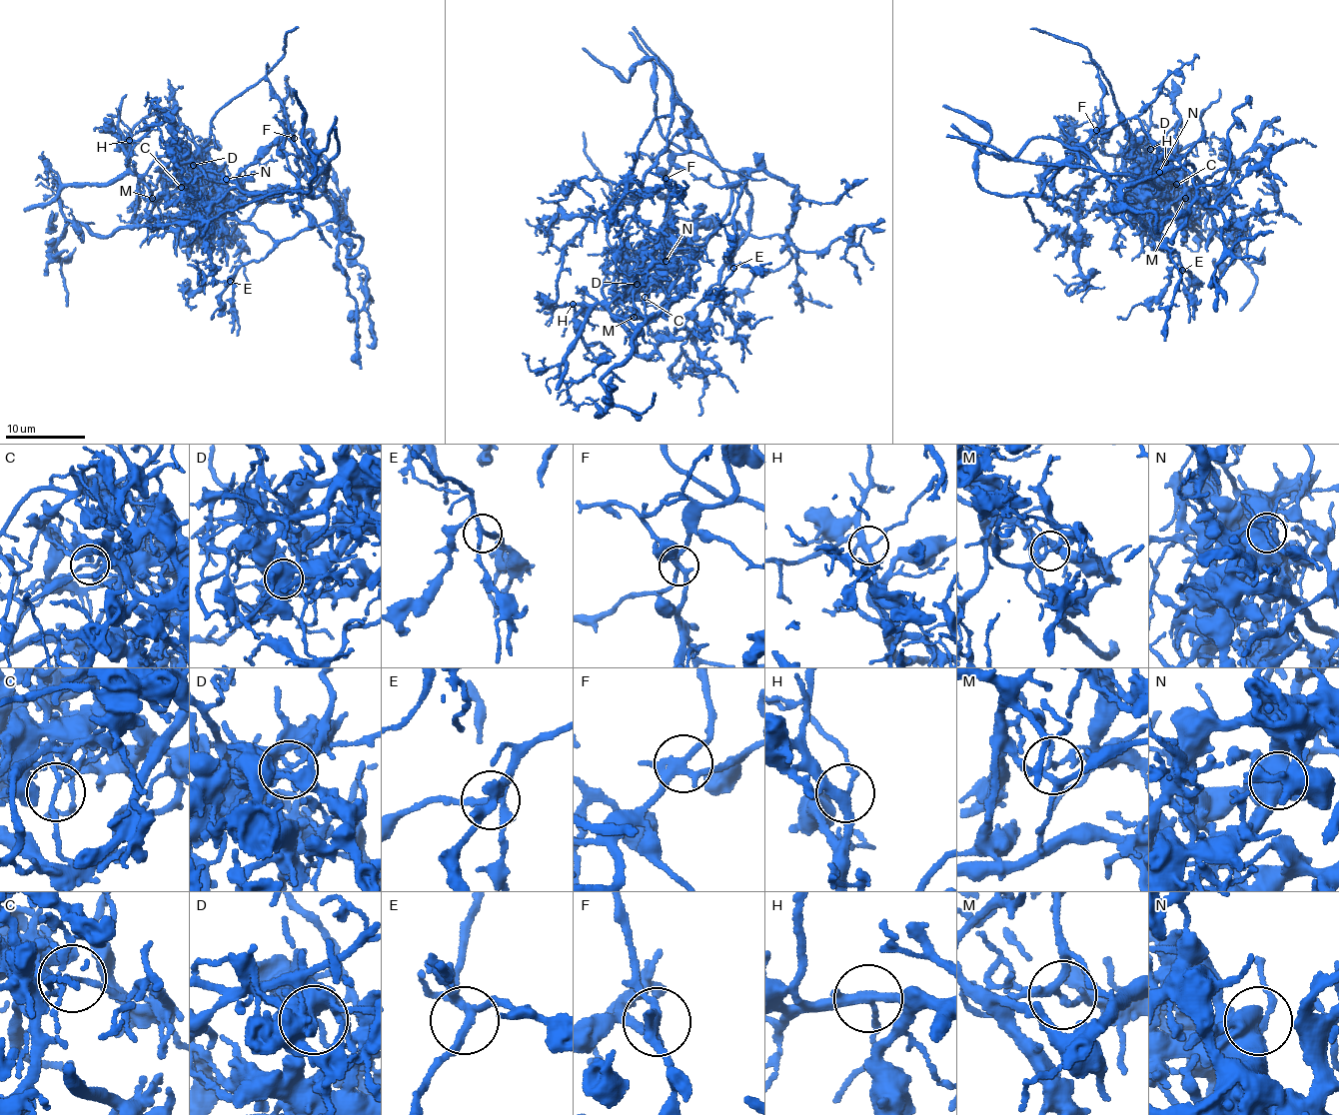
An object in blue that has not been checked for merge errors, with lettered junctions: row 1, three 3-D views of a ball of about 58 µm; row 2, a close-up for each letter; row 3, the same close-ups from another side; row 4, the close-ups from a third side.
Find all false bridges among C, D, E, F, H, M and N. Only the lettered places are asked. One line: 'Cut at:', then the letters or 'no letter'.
Cut at: C, D, M

